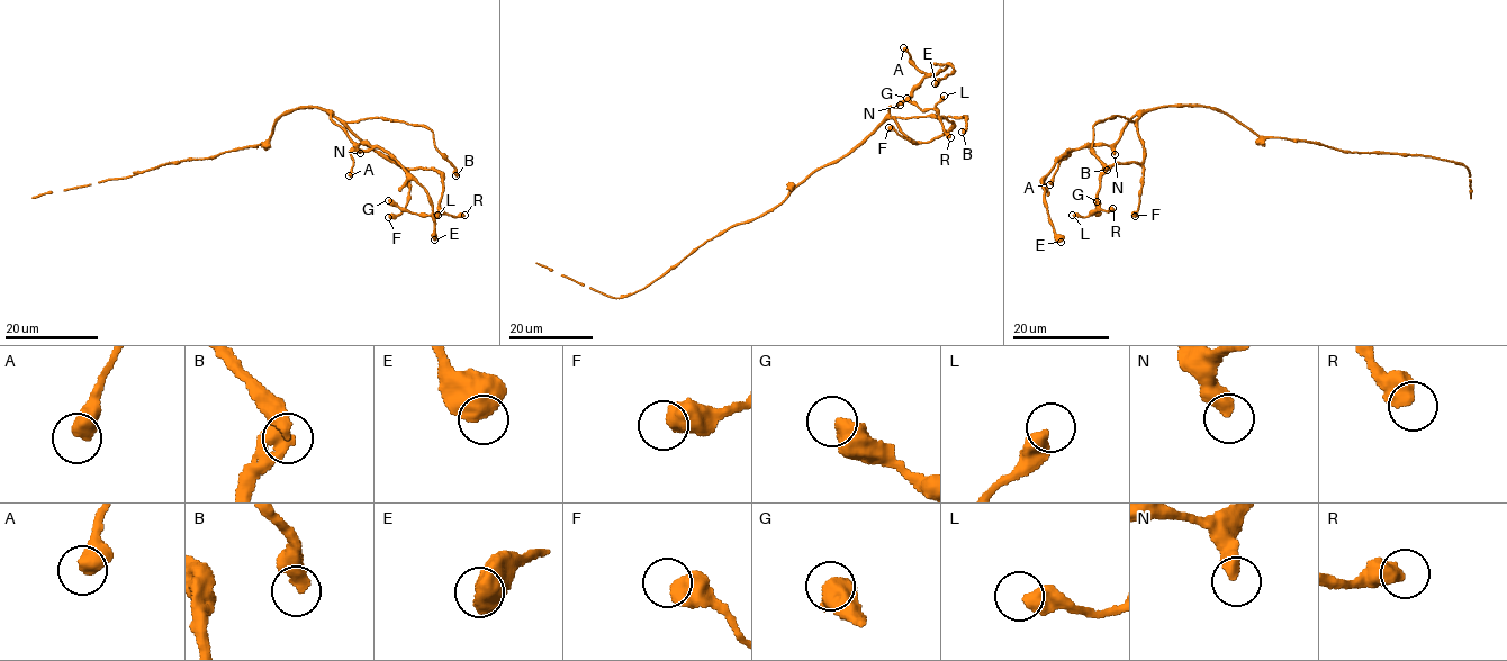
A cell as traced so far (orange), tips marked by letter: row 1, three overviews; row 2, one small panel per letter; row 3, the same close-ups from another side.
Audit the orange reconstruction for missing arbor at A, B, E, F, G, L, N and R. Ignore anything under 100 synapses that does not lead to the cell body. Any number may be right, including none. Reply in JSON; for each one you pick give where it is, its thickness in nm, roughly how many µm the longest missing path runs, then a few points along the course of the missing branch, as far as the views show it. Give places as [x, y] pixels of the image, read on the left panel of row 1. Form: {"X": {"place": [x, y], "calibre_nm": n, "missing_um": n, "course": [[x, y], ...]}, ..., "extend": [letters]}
{"extend": []}

